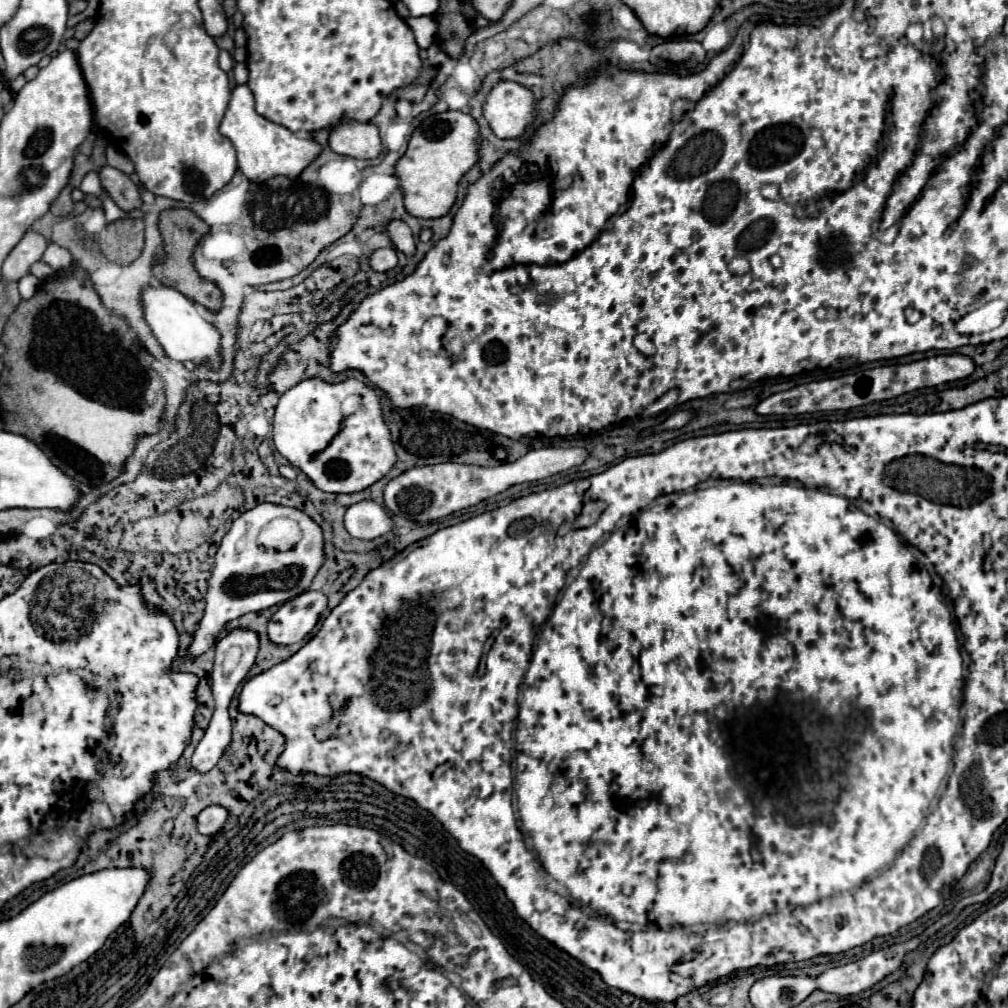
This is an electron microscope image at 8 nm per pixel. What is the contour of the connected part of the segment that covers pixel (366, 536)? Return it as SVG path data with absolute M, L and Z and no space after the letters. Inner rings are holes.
M363 500L353 504L345 514L345 528L351 536L361 540L373 540L389 530L393 530L393 522L389 512L371 500Z

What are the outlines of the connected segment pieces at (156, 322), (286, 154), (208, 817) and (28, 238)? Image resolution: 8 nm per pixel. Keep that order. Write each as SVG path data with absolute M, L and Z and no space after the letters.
M147 286L141 290L141 308L145 322L169 358L181 362L191 360L211 368L219 366L221 336L217 330L213 330L213 326L209 326L209 320L197 312L193 302L179 290L167 286Z
M239 84L233 88L229 106L221 122L221 134L233 142L237 150L239 170L253 182L263 182L273 174L285 174L287 178L297 178L297 174L301 174L301 170L309 166L309 162L313 162L313 158L317 158L317 154L321 152L321 146L311 138L295 134L285 126L275 124L257 114L253 92L249 90L247 84Z
M207 806L197 816L197 830L201 834L205 834L205 836L213 836L225 826L227 818L229 818L227 808L223 808L223 806Z
M27 230L25 236L19 240L19 244L5 258L5 262L3 262L3 278L19 280L25 274L29 274L31 264L41 260L45 248L47 248L47 240L41 234L37 234L33 230Z

